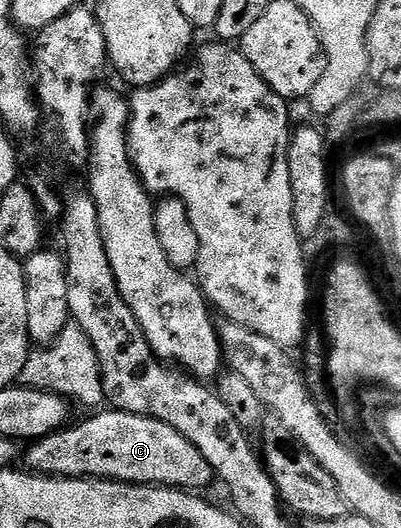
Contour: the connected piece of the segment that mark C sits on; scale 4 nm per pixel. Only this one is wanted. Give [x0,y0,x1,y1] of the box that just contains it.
[25,409,216,491]

